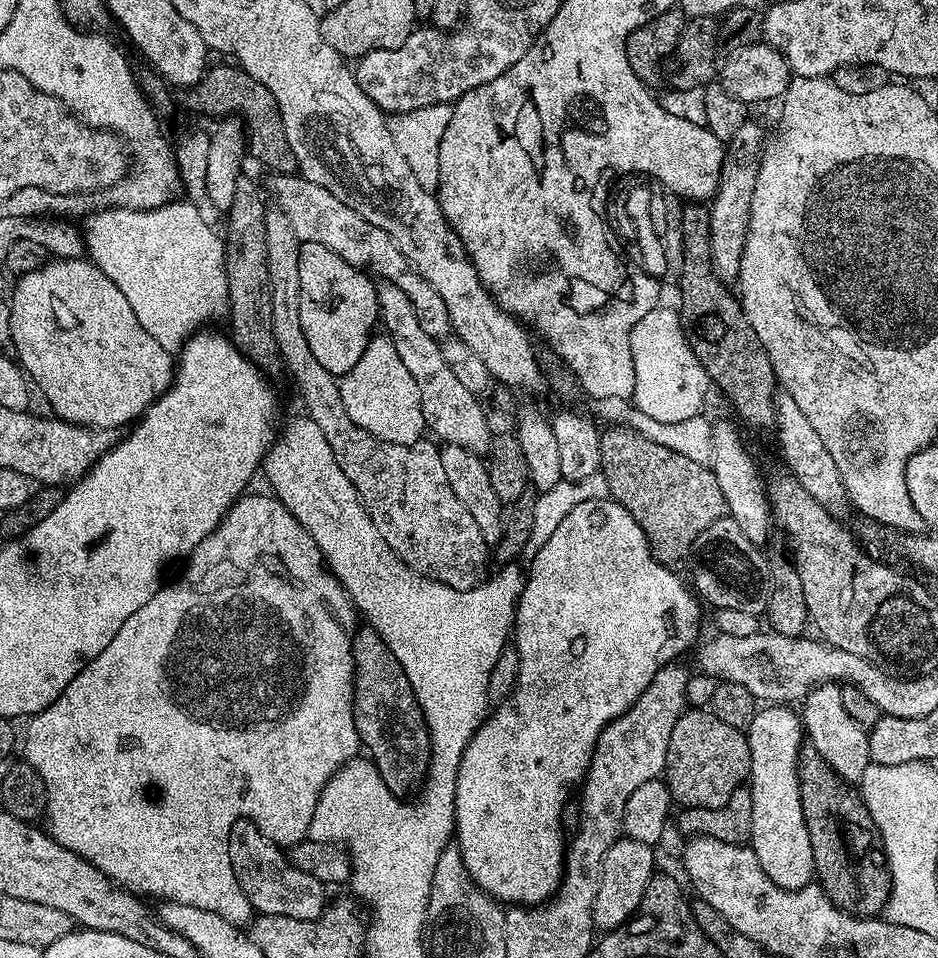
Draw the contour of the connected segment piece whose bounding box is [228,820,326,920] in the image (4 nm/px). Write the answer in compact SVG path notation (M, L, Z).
M249 820L234 822L228 839L230 862L248 901L257 913L266 916L289 916L299 920L317 920L324 913L326 885L310 874L302 874L288 859L285 849L275 844Z

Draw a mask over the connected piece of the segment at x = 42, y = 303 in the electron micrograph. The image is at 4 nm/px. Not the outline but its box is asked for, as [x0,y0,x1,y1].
[8,258,174,430]

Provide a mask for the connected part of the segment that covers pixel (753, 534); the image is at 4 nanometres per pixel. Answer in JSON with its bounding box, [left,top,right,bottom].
[710,420,774,546]

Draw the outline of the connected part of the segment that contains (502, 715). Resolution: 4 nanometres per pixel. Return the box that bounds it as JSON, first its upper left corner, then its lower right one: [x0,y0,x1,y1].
[454,499,700,906]

